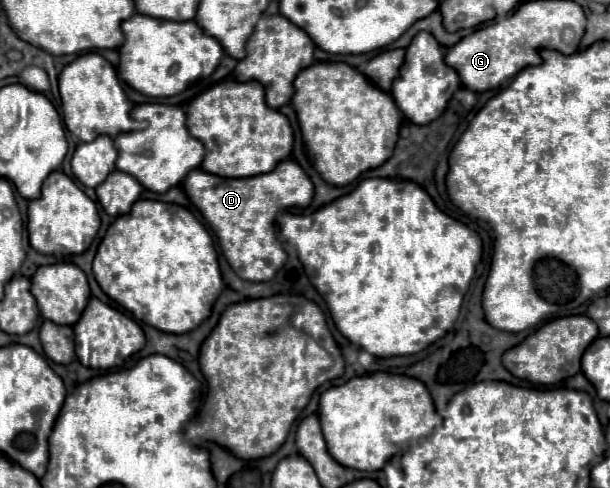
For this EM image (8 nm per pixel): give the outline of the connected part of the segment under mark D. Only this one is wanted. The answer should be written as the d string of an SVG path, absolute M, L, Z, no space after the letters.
M283 160L273 172L251 178L221 178L197 168L187 174L183 190L217 234L219 246L231 268L237 272L237 276L249 282L271 280L287 260L275 232L277 214L291 212L308 216L303 210L313 198L311 180L293 160Z

